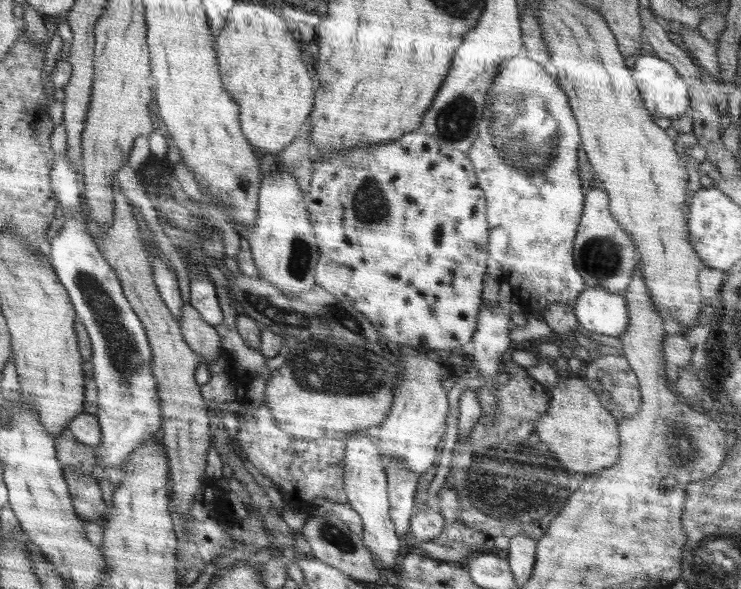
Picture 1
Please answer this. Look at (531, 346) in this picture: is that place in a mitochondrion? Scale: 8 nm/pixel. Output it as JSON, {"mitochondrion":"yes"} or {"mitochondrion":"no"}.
{"mitochondrion":"no"}

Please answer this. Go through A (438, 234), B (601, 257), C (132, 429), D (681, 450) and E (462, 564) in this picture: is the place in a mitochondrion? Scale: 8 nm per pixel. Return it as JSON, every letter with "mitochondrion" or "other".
{"A":"other","B":"mitochondrion","C":"other","D":"mitochondrion","E":"other"}

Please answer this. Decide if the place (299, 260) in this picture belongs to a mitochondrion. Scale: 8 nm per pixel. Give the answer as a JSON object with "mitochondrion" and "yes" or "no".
{"mitochondrion":"yes"}

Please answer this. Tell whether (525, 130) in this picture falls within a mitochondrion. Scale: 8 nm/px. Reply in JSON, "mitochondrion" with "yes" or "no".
{"mitochondrion":"yes"}

